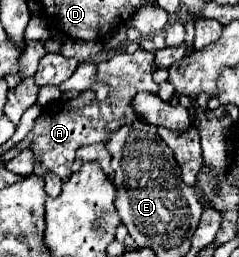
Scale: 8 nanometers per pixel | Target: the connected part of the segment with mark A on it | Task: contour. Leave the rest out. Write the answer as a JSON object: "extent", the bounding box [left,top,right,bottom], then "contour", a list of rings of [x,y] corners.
{"extent":[31,47,159,197],"contour":[[[141,47],[133,55],[117,53],[111,59],[97,65],[99,79],[107,81],[111,87],[111,93],[105,101],[99,101],[93,91],[83,91],[77,99],[59,99],[59,101],[53,101],[51,105],[43,107],[39,119],[35,121],[35,127],[31,131],[31,137],[35,139],[33,151],[37,155],[33,175],[43,177],[45,191],[49,197],[57,197],[61,193],[61,185],[65,183],[65,179],[69,179],[69,175],[73,173],[71,163],[73,163],[77,147],[105,143],[109,139],[109,131],[115,131],[121,125],[133,123],[137,119],[131,109],[131,99],[135,93],[139,93],[139,91],[157,93],[159,87],[153,81],[153,73],[151,73],[153,59],[155,59],[155,55]]]}

